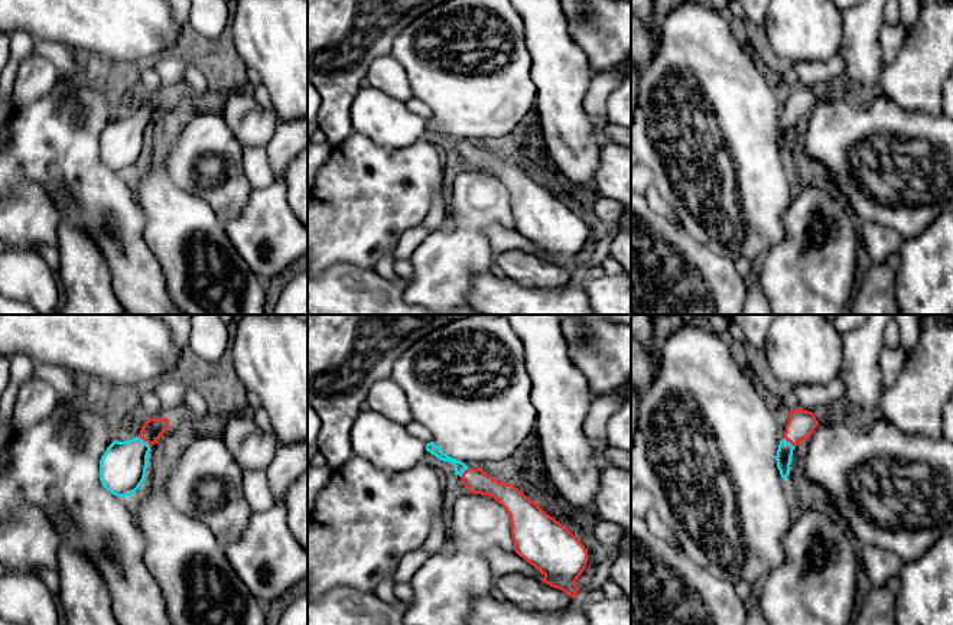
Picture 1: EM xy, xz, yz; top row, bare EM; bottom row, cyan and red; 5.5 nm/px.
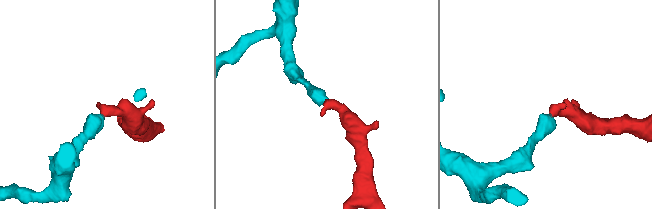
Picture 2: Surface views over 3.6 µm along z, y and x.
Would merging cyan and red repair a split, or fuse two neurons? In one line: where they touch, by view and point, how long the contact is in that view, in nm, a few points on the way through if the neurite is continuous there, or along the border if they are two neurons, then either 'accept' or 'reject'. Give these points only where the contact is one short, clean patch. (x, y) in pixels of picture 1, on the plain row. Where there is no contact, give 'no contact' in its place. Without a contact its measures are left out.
contact xy (143, 117); length 90 nm; way xy (123, 142), (143, 117), (152, 107); accept

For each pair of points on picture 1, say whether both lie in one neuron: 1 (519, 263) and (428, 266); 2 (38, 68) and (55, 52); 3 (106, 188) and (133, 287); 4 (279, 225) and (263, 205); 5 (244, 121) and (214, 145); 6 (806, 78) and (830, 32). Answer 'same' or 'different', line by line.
1: different
2: different
3: same
4: same
5: different
6: different

